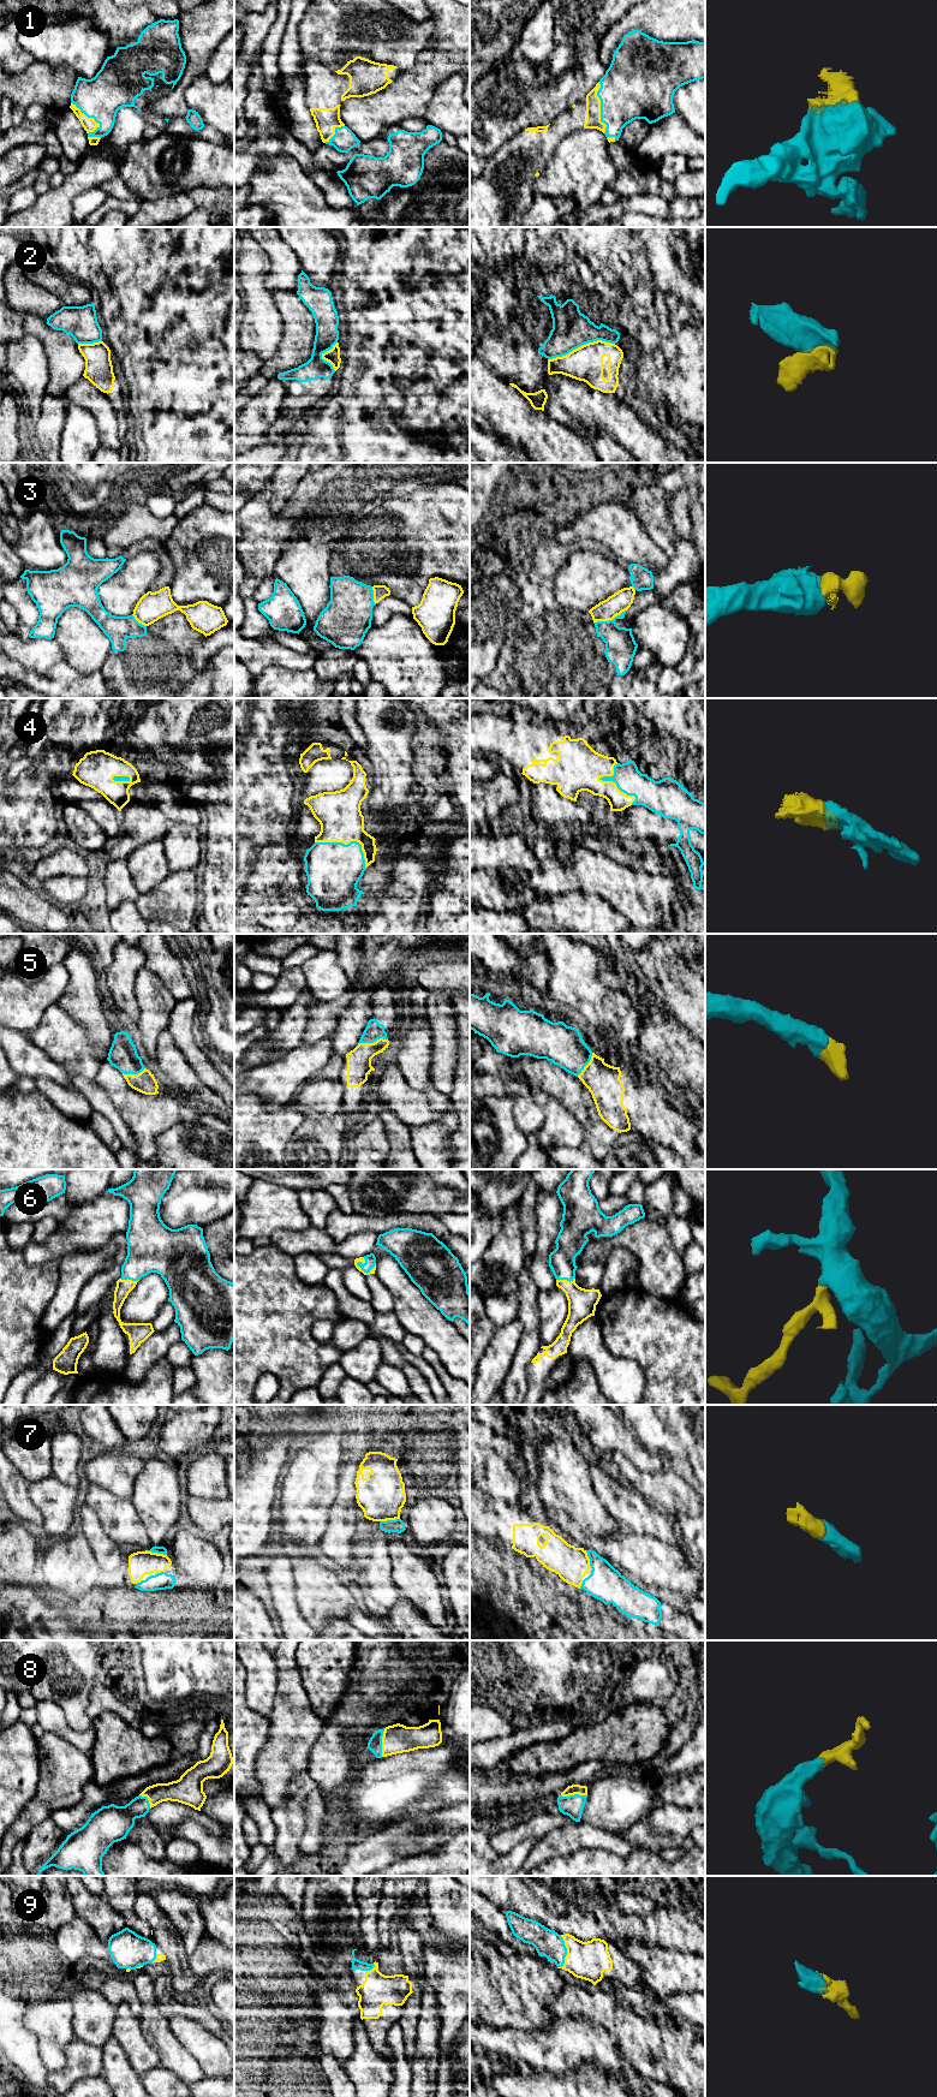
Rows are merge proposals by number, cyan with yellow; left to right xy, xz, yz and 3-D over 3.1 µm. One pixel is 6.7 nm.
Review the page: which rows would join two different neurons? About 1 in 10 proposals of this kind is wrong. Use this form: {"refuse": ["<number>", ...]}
{"refuse": ["2", "3"]}

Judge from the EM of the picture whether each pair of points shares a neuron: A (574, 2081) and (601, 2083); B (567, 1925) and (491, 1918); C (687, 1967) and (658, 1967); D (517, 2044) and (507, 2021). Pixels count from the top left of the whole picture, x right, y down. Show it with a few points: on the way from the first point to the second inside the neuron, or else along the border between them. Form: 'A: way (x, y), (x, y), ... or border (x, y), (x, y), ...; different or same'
A: way (580, 2083), (595, 2083); same
B: border (483, 1895), (505, 1912); different
C: way (680, 1969), (666, 1969); same
D: border (482, 2023), (500, 2027), (537, 2030); different

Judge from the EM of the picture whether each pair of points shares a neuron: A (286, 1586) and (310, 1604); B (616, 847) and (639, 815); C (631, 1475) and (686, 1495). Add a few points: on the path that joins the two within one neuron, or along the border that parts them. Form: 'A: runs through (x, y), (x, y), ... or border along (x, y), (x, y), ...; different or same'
A: border along (291, 1566), (294, 1598), (300, 1614), (305, 1619); different
B: border along (595, 830), (607, 829), (622, 843); different
C: runs through (644, 1484), (662, 1487), (673, 1491); same

